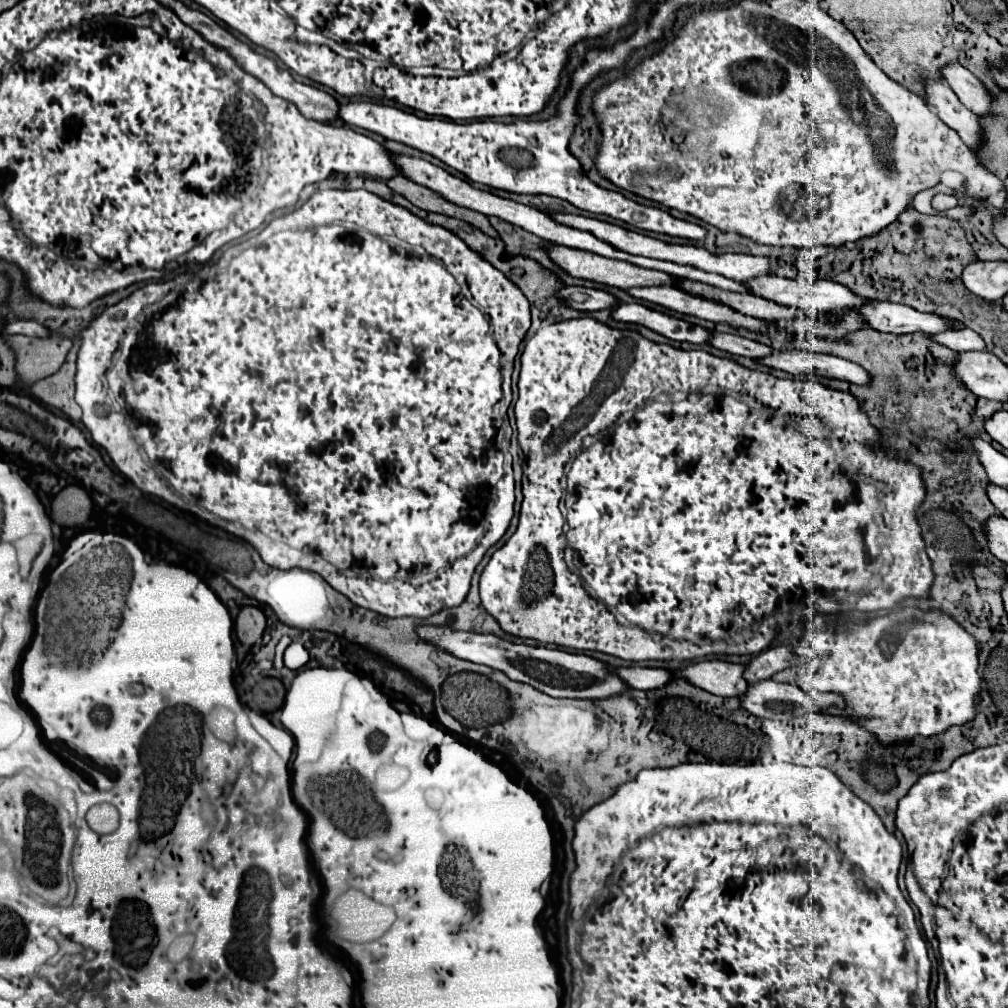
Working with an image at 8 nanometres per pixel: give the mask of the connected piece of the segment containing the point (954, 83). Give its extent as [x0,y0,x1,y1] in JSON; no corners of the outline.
[940,63,986,115]

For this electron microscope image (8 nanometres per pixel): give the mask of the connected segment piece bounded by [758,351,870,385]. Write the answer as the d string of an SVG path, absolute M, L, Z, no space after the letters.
M774 351L758 359L758 363L792 375L818 375L830 379L844 379L858 385L870 381L870 375L860 365L838 359L834 355L820 355L810 351Z

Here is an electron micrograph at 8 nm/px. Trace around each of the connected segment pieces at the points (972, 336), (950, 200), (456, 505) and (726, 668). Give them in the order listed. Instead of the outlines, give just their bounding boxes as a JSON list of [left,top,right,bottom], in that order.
[[930,329,986,351],[932,193,958,211],[76,189,530,619],[672,661,748,697]]

